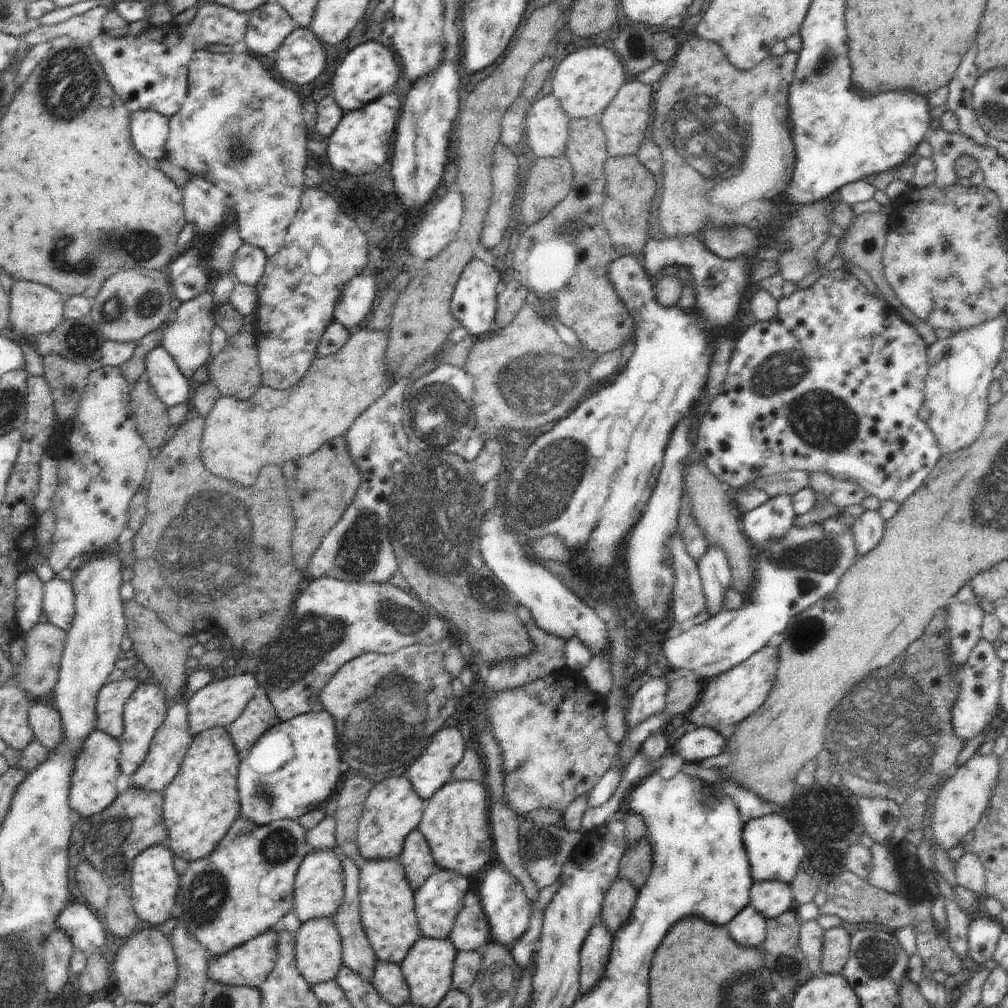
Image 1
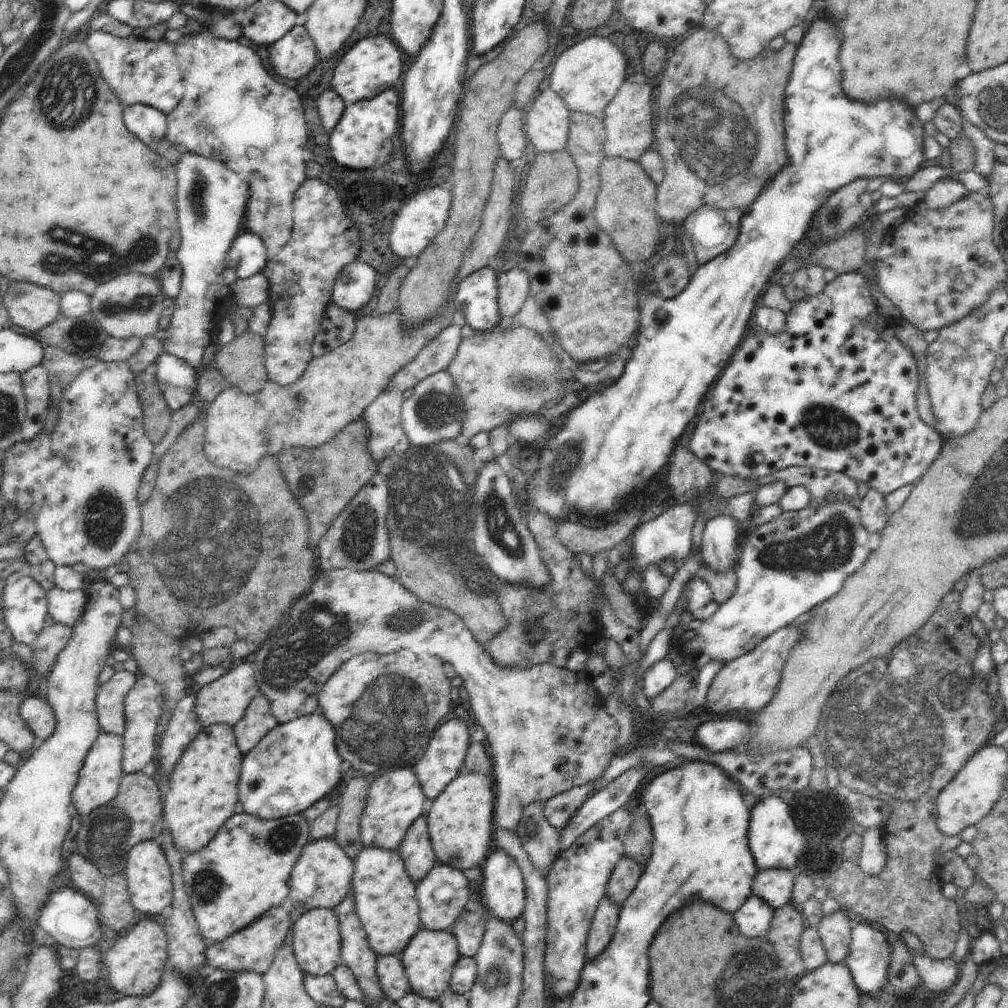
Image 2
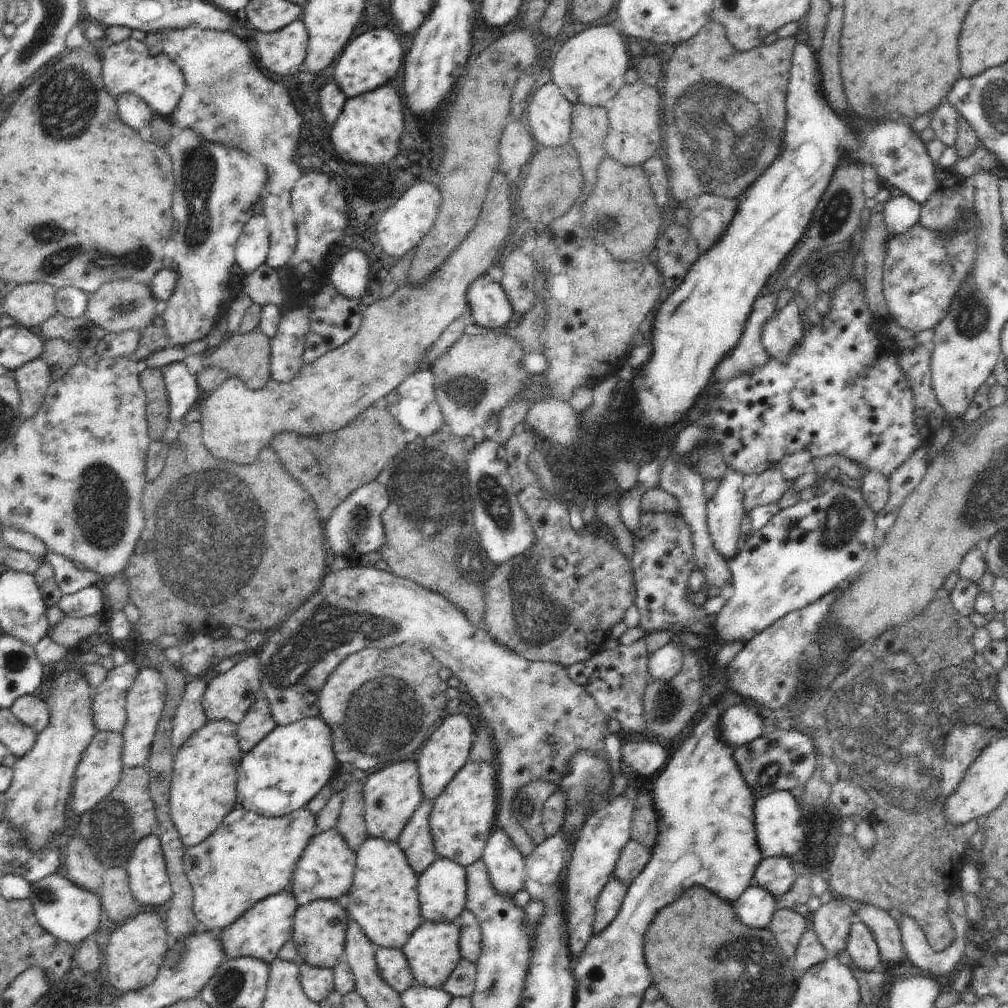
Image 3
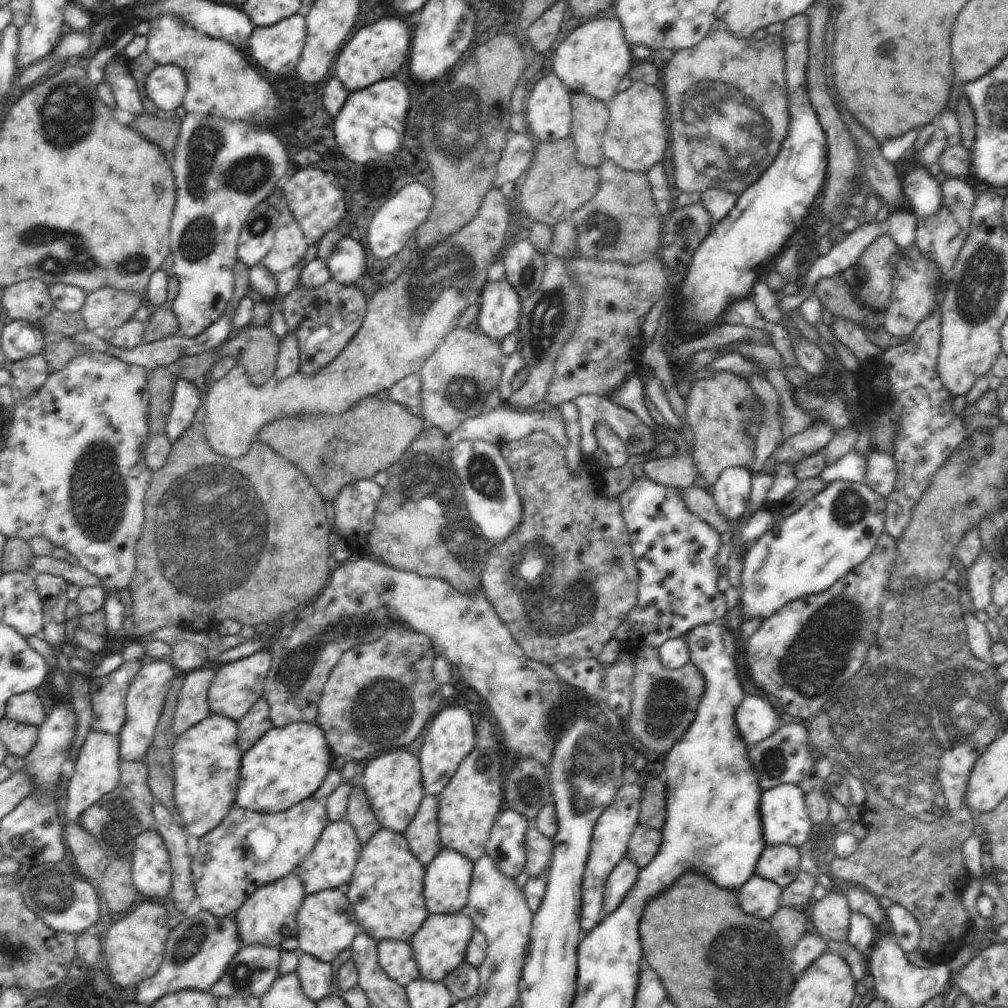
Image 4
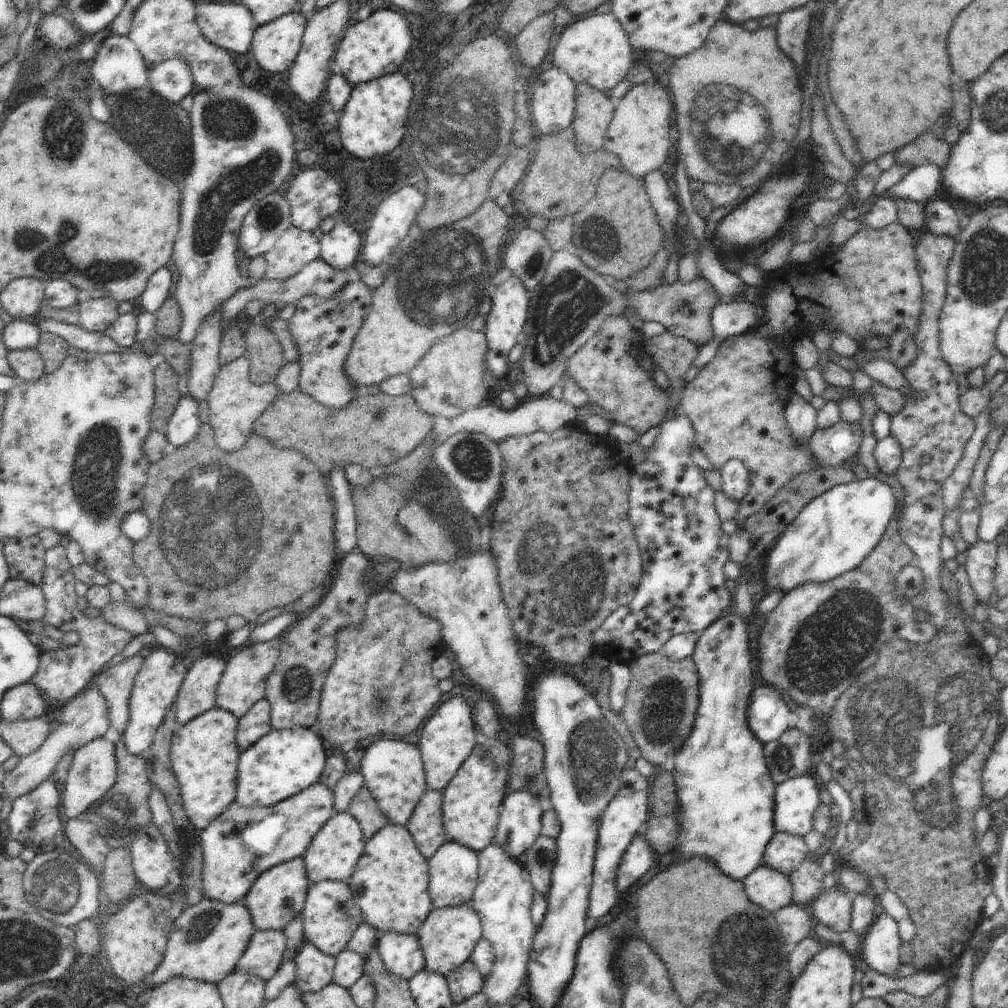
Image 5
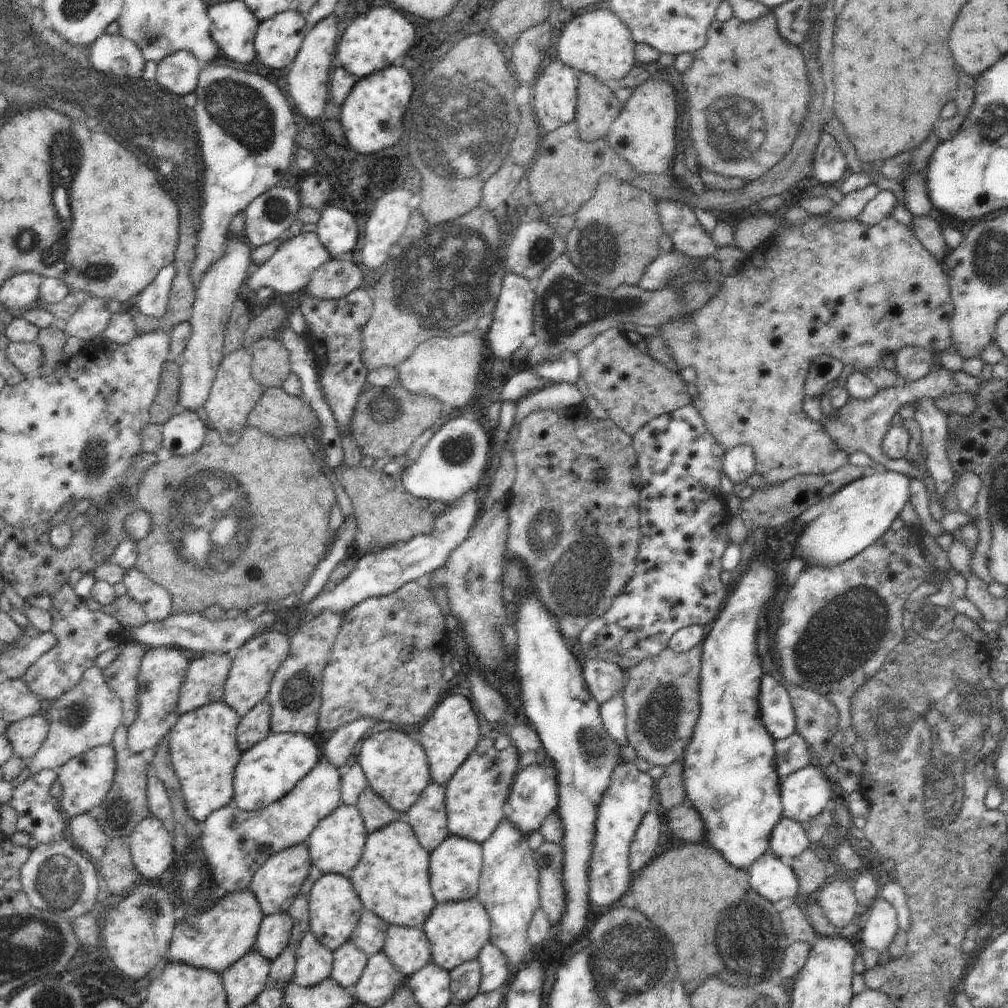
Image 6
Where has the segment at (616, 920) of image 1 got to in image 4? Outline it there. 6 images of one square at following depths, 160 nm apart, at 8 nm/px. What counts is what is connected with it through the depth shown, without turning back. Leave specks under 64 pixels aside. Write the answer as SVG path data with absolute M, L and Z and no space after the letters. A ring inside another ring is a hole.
M638 825L634 833L632 833L626 856L635 862L636 866L644 868L650 864L650 861L658 854L662 842L662 831L652 830Z

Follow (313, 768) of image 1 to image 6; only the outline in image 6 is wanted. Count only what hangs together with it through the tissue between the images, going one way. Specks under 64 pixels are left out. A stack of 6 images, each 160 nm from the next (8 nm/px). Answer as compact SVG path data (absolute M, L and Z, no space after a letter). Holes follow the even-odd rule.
M270 733L252 748L242 753L235 768L233 797L230 806L243 811L266 808L286 796L323 758L315 737L306 733Z

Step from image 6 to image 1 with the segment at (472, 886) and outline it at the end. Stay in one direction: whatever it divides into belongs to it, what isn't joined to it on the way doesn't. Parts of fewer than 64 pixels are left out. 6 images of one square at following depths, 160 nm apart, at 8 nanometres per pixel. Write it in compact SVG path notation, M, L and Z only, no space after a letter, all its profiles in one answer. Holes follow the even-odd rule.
M437 868L415 892L415 913L420 935L431 939L448 939L454 921L462 910L468 888L468 880L459 872Z

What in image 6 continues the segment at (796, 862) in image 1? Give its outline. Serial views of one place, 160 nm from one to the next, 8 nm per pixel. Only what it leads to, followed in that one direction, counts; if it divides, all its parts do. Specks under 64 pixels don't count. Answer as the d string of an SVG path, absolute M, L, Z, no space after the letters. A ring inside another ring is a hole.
M807 765L780 782L782 816L799 822L809 821L822 810L834 807L834 782L819 766Z

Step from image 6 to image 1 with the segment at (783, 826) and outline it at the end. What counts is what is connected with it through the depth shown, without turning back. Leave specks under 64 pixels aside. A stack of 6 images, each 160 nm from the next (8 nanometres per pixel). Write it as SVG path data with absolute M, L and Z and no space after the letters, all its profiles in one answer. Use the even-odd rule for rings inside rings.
M780 881L753 882L749 890L749 904L768 921L795 907L791 886Z

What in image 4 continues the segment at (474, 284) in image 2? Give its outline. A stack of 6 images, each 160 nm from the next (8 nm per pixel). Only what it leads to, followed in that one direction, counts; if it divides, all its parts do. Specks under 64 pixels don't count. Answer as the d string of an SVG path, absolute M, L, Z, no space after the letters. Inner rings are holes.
M506 279L493 283L486 281L478 300L481 304L480 314L476 323L480 331L500 342L511 332L518 331L522 302L520 296L518 296L518 292L514 290L513 286L510 286L510 283Z

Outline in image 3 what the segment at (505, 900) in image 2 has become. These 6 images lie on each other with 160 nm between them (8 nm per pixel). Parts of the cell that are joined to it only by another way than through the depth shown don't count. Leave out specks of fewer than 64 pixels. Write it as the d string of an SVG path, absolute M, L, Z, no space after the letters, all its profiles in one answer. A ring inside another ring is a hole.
M502 829L492 831L482 860L499 895L513 898L516 892L525 888L525 856Z

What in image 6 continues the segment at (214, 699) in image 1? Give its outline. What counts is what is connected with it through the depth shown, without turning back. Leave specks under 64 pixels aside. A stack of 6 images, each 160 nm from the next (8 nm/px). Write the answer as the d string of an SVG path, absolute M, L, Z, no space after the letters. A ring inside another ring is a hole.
M269 629L248 639L239 649L236 649L236 655L224 685L222 701L235 710L240 718L265 700L274 673L289 655L290 643L291 638L288 635Z

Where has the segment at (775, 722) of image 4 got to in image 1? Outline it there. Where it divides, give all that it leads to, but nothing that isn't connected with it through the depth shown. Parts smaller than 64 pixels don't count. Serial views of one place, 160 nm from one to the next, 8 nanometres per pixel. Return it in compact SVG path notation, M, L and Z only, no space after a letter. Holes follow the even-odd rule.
M698 727L681 736L675 743L670 751L681 756L688 764L698 764L709 756L718 756L726 746L726 740L710 727Z

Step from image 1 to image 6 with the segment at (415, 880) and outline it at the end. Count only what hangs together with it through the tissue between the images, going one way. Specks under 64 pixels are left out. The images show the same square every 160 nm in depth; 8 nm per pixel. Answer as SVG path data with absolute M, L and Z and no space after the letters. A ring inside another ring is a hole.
M428 783L420 798L404 814L404 819L415 832L420 846L429 853L436 850L450 834L447 829L445 792L446 785Z

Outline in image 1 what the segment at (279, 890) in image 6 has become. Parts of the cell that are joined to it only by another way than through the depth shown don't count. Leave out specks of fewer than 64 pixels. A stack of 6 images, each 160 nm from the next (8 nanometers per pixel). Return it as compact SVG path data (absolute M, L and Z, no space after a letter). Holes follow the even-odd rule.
M273 929L249 940L246 944L236 947L228 954L221 957L211 957L209 960L209 978L214 983L228 985L230 987L252 987L258 989L268 978L274 968L277 953L277 934Z

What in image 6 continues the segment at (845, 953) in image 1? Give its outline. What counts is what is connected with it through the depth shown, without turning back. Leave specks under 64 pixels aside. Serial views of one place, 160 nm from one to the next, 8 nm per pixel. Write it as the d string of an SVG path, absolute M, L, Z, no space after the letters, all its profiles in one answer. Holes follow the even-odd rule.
M844 879L827 882L816 897L825 917L836 928L846 931L858 914L852 885Z

